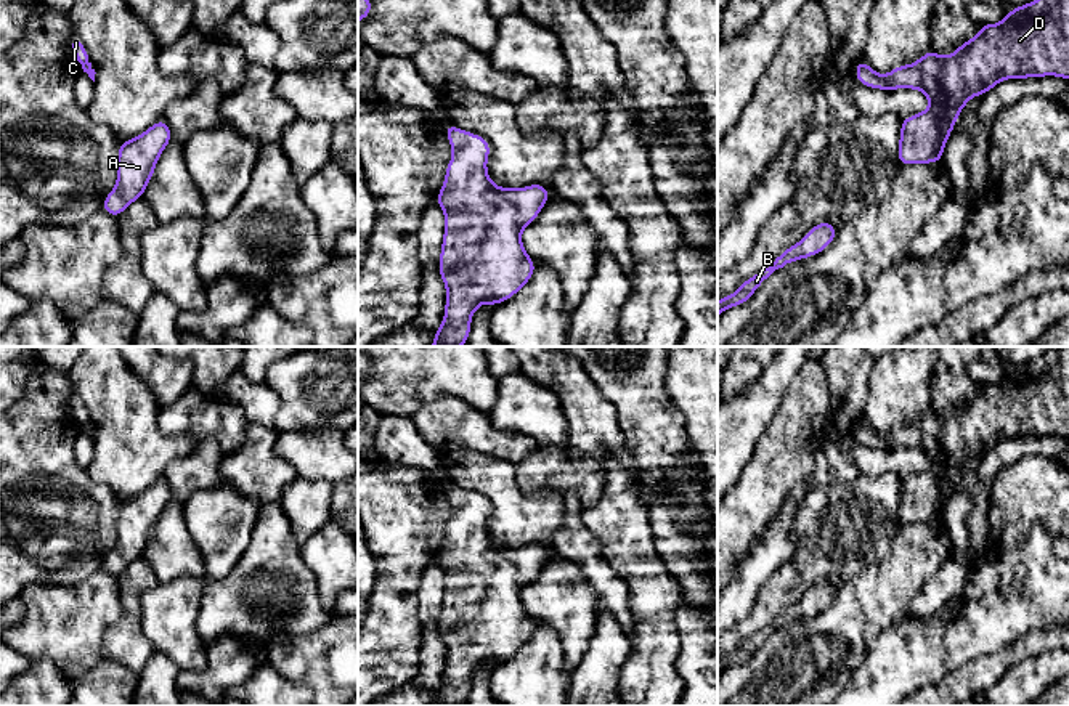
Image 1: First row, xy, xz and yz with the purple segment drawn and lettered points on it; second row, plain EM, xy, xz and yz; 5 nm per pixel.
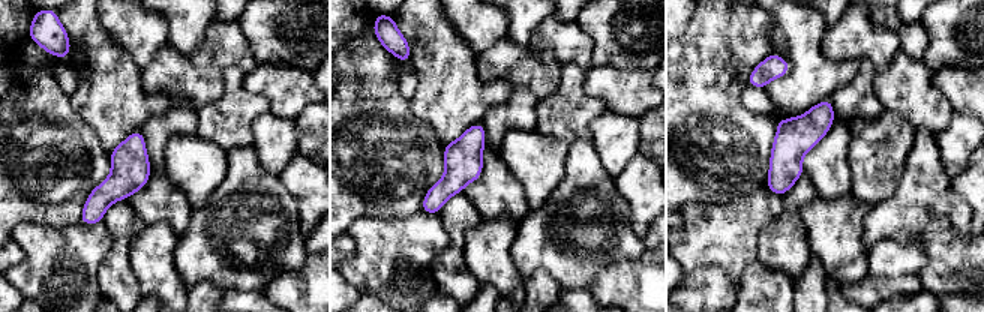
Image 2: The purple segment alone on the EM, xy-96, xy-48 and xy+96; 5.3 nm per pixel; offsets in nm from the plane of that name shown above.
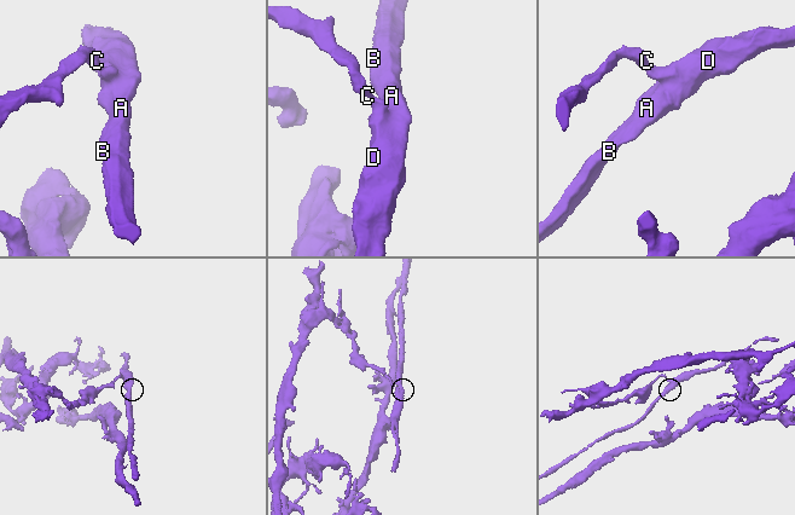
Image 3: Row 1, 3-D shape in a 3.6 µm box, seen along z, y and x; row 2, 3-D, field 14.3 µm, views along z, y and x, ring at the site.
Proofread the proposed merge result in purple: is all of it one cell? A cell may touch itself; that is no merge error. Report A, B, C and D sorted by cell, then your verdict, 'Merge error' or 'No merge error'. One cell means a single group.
Groups: A B D / C. Merge error

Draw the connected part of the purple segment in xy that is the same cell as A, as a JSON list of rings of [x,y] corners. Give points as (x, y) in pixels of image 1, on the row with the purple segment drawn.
[[[165,119],[157,120],[133,140],[120,141],[117,183],[101,207],[108,215],[117,218],[132,202],[143,197],[154,176],[157,159],[170,141],[172,132]]]

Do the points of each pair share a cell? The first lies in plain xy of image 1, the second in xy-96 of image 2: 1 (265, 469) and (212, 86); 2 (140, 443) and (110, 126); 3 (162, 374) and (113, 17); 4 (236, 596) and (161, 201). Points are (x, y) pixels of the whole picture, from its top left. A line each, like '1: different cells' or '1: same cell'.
1: different cells
2: same cell
3: same cell
4: different cells

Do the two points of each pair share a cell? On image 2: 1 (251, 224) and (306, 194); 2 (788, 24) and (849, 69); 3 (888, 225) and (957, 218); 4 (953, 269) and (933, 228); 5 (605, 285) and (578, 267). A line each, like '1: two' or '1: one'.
1: two
2: one
3: one
4: one
5: two

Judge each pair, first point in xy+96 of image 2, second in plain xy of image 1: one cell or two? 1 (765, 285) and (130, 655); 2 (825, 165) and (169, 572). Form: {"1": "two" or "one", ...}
{"1": "two", "2": "one"}

